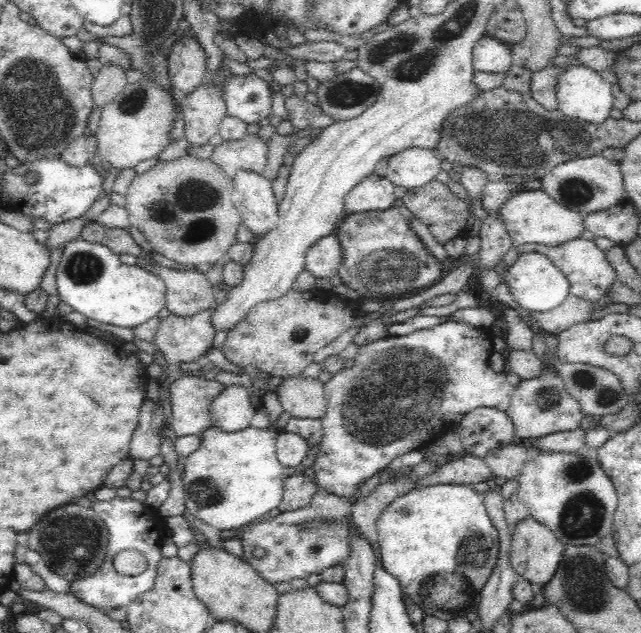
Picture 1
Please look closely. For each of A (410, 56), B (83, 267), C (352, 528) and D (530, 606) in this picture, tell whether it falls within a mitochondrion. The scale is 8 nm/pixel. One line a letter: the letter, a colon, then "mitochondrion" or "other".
A: mitochondrion
B: mitochondrion
C: other
D: other

